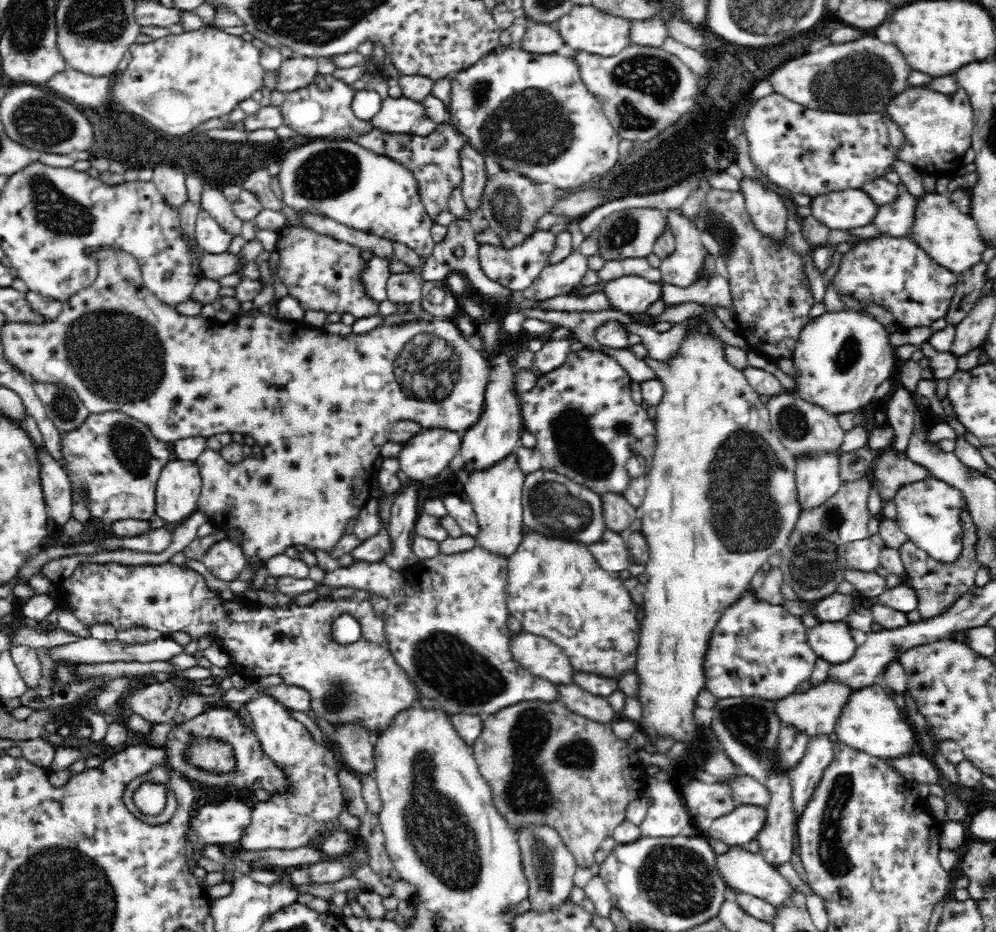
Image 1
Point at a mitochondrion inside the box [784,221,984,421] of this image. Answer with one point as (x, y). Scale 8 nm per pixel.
(849, 354)

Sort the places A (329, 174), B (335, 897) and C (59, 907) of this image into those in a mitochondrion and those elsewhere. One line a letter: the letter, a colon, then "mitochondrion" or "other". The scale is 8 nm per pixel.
A: mitochondrion
B: other
C: mitochondrion

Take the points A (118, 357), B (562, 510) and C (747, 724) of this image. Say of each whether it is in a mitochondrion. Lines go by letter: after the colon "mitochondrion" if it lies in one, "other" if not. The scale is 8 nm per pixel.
A: mitochondrion
B: mitochondrion
C: mitochondrion

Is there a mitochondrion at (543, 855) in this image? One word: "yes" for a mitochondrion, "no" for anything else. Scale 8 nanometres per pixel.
yes

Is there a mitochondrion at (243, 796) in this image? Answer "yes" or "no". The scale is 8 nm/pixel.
no

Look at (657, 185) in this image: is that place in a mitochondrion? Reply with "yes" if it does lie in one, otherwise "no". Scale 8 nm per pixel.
no

